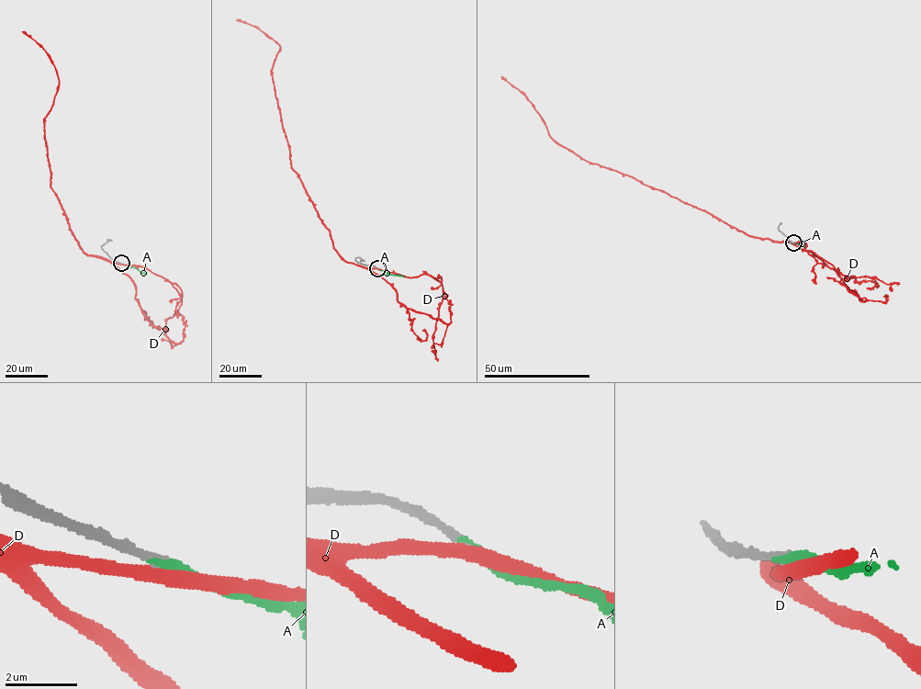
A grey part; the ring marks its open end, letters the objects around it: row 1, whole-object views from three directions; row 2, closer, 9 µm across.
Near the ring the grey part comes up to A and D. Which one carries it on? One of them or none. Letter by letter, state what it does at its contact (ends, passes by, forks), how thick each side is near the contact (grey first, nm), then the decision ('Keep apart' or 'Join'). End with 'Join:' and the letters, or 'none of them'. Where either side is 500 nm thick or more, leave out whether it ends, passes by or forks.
A: It ends there. Thickness 240 nm (grey) against 240 nm. Join
D: It passes by. Thickness 240 nm (grey) against 360 nm. Keep apart
Join: A

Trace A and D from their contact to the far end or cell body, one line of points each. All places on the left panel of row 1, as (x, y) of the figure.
A: (120, 263), (145, 274)
D: (120, 264), (84, 254), (50, 187), (44, 129), (59, 78), (41, 46), (22, 31)

